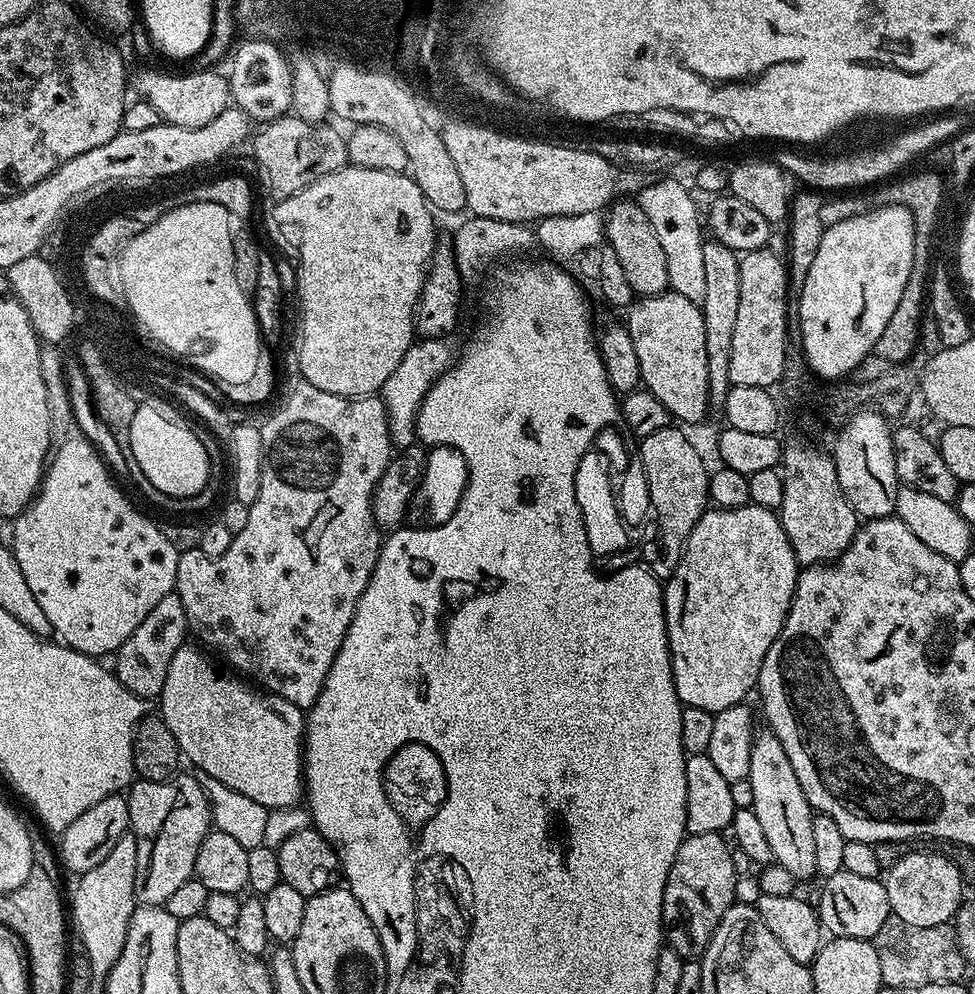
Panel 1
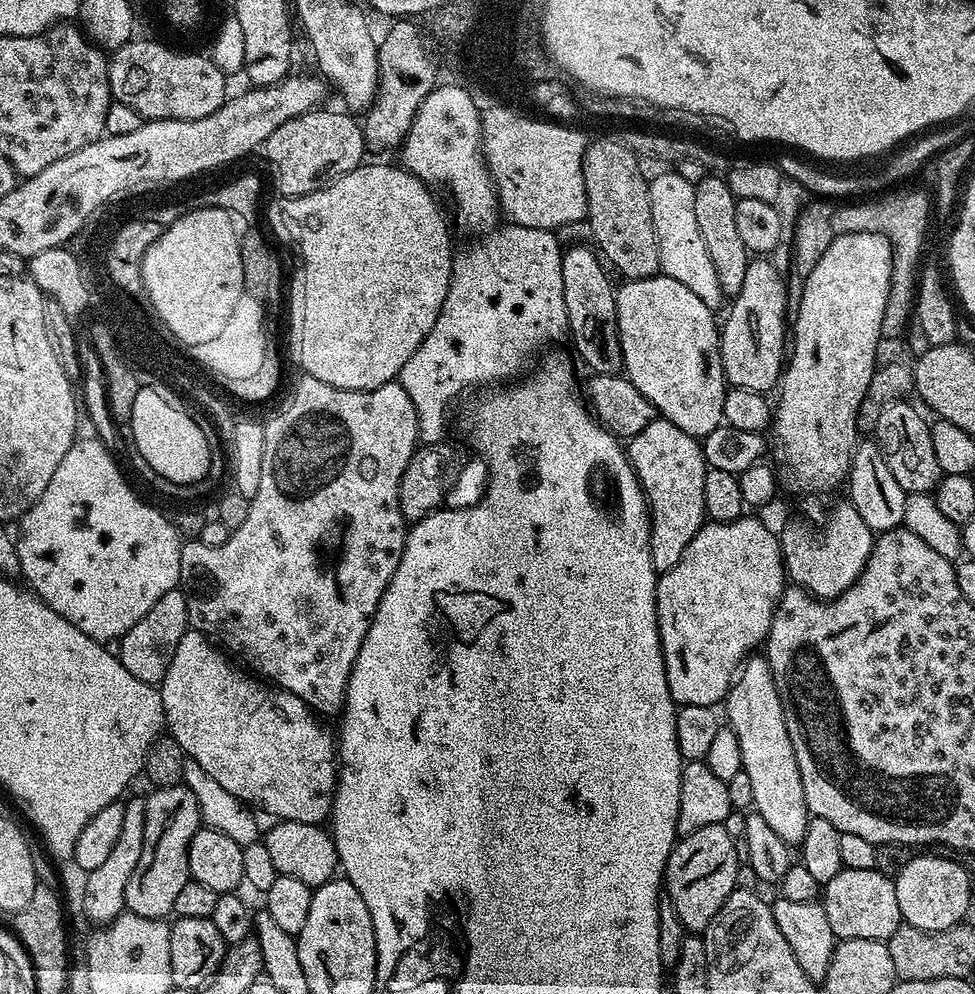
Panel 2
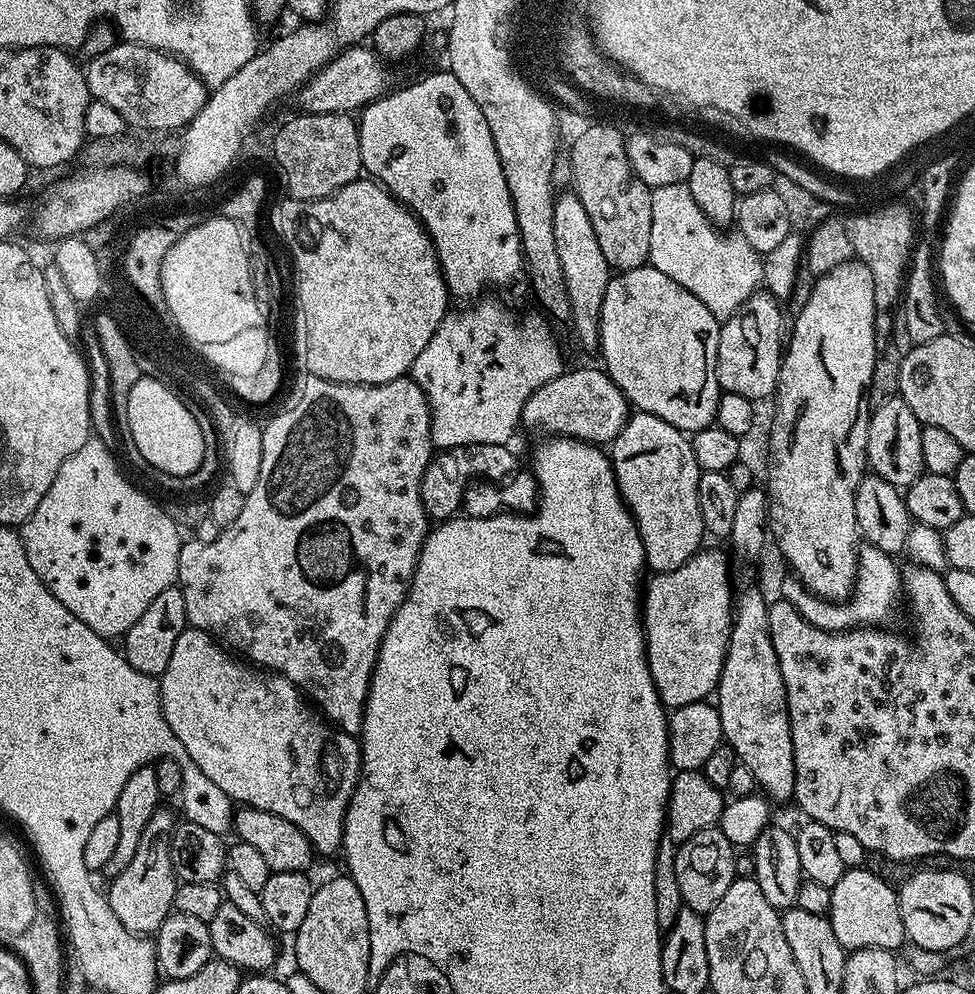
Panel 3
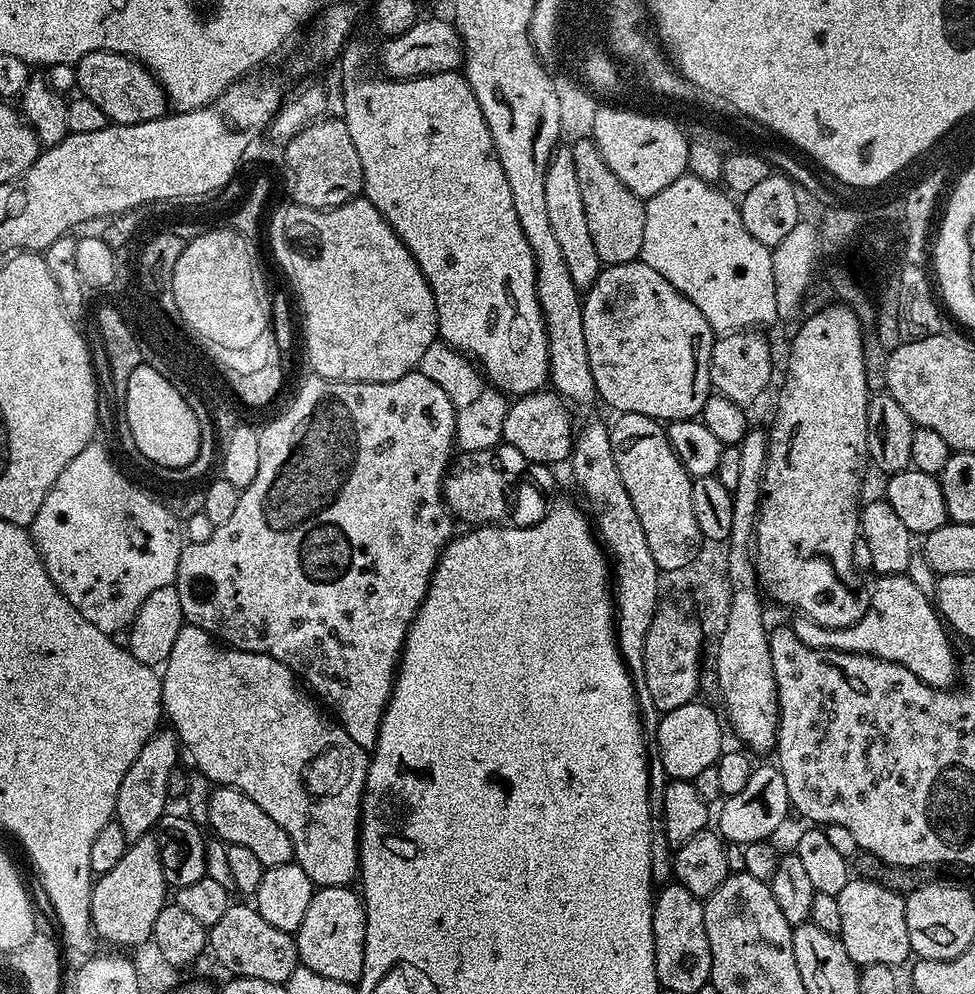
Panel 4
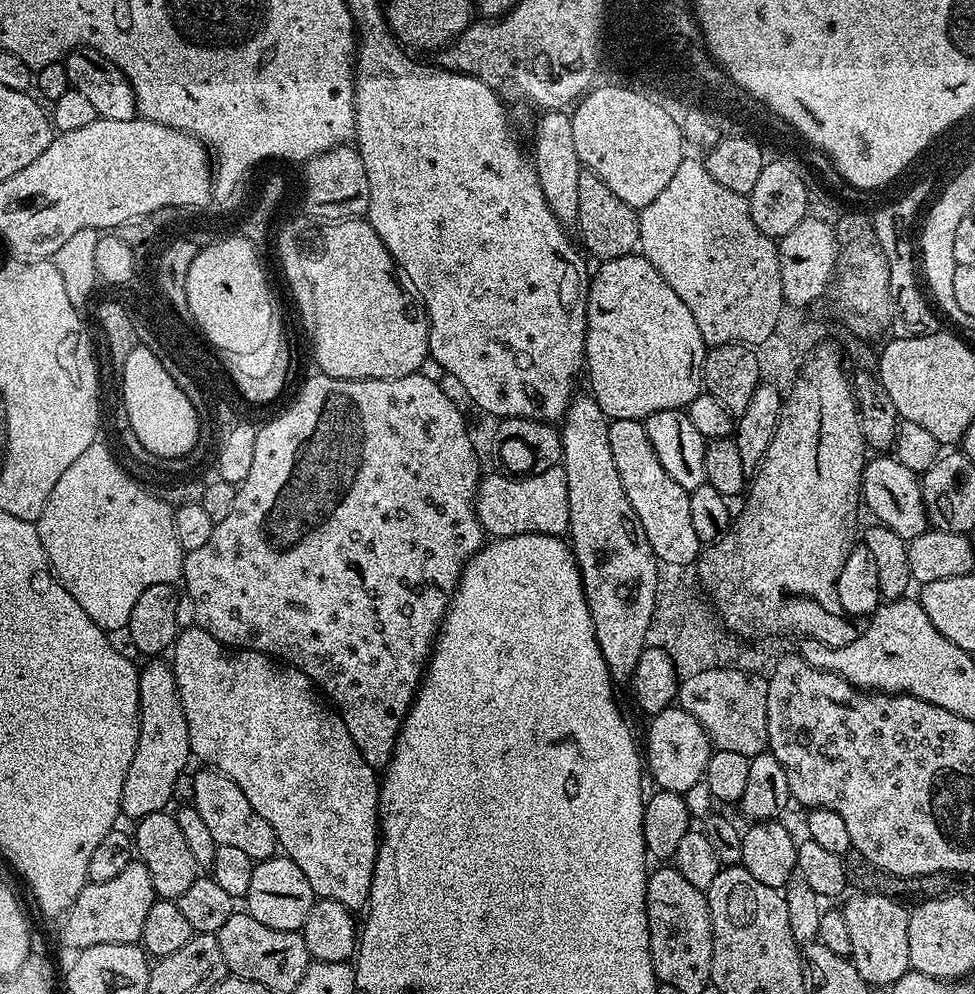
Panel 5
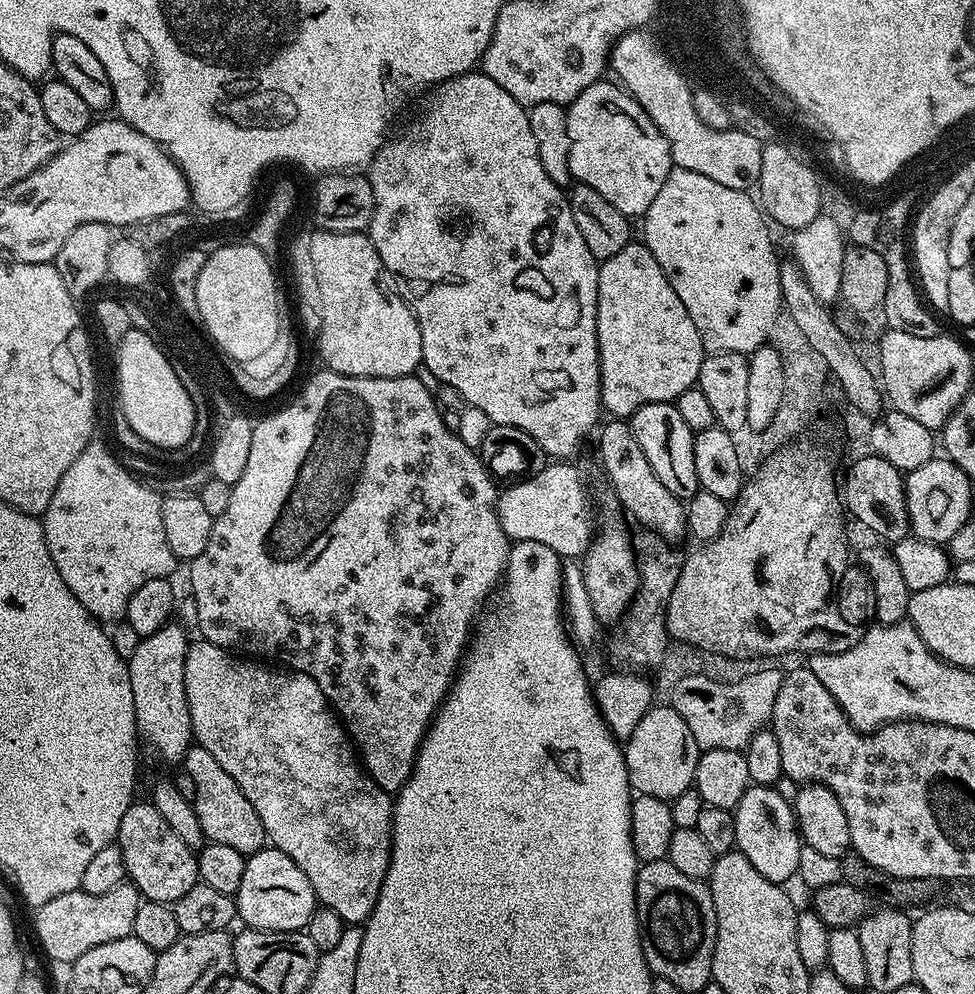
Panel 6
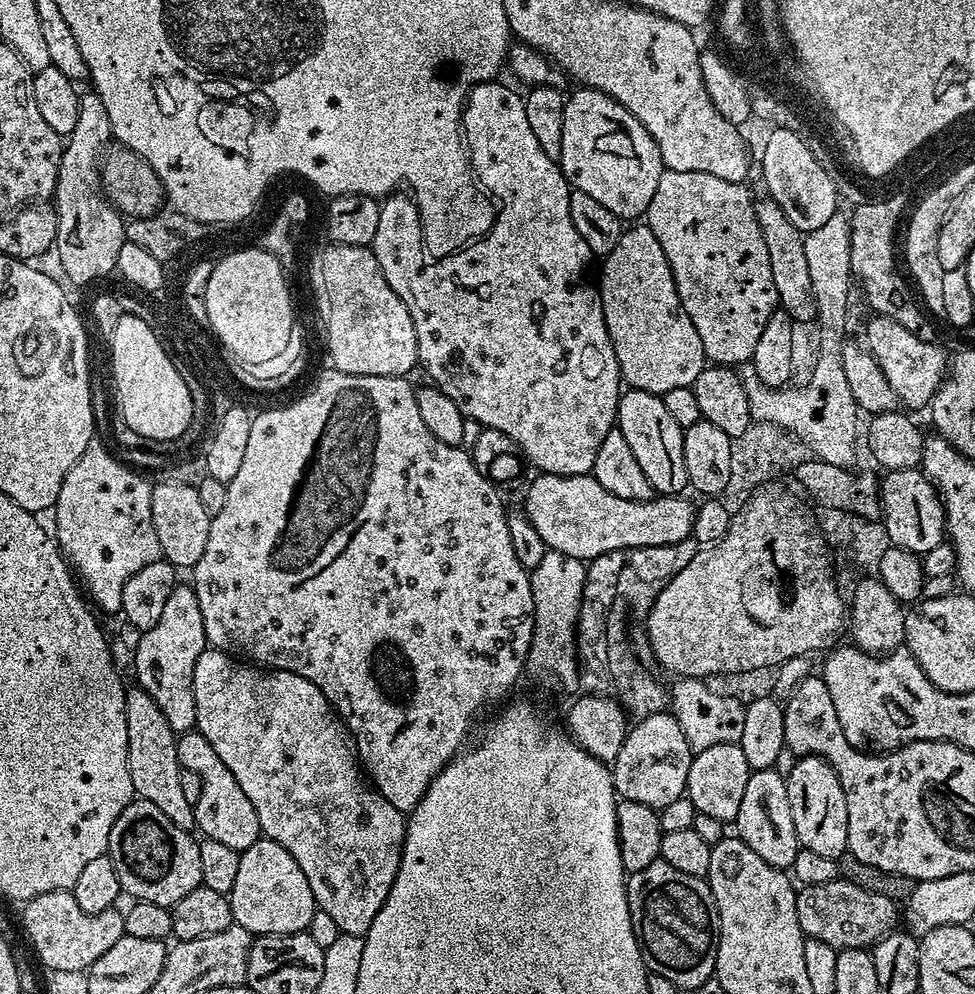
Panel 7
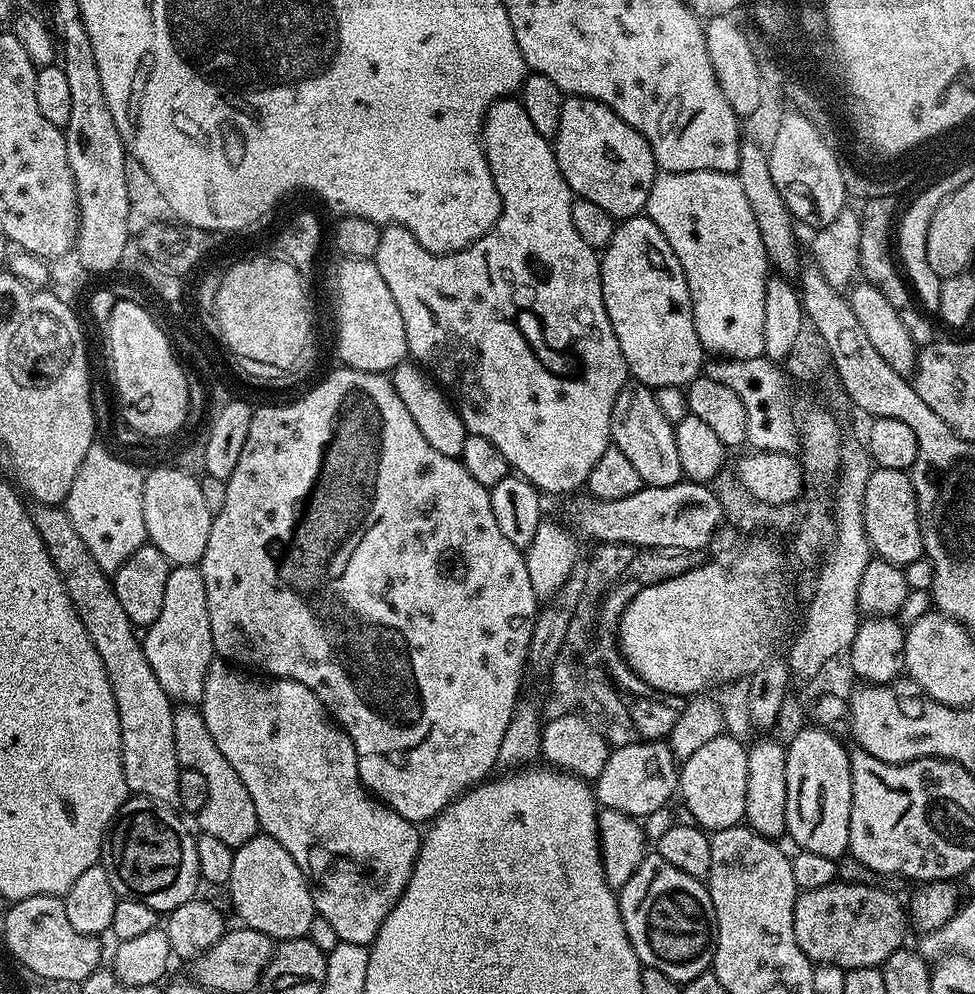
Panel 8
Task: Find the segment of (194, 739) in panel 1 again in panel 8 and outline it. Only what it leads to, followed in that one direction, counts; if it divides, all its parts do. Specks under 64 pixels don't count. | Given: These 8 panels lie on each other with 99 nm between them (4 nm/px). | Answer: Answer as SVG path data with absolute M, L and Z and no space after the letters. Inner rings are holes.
M216 658L213 659L212 667L206 674L206 690L202 694L198 707L204 716L206 730L210 730L210 738L214 738L214 743L217 744L218 750L222 750L226 762L230 762L230 766L234 766L234 770L238 770L238 778L242 778L246 790L250 790L250 802L254 802L254 810L258 814L258 822L260 823L259 831L279 842L296 859L298 866L308 877L316 915L326 918L326 922L330 922L330 926L334 926L334 934L338 934L340 941L345 940L365 946L371 945L378 930L382 930L382 922L386 922L386 914L390 914L390 910L394 910L398 898L402 898L402 894L410 882L414 862L420 853L421 829L417 825L411 824L406 818L402 818L402 814L398 814L394 809L388 807L384 801L376 799L369 793L358 774L358 758L354 750L354 742L350 742L350 738L345 734L343 728L329 716L328 711L324 708L324 703L317 698L314 690L302 686L302 682L265 678L263 675L253 674L243 667L233 666L231 663Z

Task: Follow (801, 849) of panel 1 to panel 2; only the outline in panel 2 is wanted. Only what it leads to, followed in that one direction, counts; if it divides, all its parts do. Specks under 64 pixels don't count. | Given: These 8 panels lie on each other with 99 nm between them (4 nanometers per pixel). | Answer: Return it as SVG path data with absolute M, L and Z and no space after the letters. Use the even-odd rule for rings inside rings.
M753 654L744 661L728 690L727 704L726 724L738 738L738 750L742 750L742 771L750 774L754 811L762 814L767 824L788 845L799 846L806 838L810 813L806 806L806 794L802 790L802 774L790 742L790 730L786 730L782 698L778 698L774 674L763 655Z

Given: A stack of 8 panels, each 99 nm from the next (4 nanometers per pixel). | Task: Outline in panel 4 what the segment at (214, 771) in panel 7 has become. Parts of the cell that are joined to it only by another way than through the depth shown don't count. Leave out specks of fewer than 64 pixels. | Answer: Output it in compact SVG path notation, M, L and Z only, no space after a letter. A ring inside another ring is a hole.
M216 786L209 791L206 807L208 824L216 831L213 832L215 839L223 840L227 845L246 846L265 869L293 863L294 846L290 834L286 834L286 830L282 830L282 826L278 826L278 822L274 822L258 802L254 802L254 798L246 798L246 794L231 786Z

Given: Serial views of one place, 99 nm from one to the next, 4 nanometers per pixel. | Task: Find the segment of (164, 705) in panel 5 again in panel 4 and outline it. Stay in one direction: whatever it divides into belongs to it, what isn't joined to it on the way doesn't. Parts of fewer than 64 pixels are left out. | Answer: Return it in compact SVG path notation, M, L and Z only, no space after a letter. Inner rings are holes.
M158 730L142 746L142 754L134 758L134 766L126 770L126 778L122 778L122 786L118 786L118 798L116 799L115 820L122 826L128 841L134 841L149 835L159 825L160 820L166 814L164 808L170 803L168 787L170 786L170 774L178 766L176 760L182 756L182 745L171 730Z

